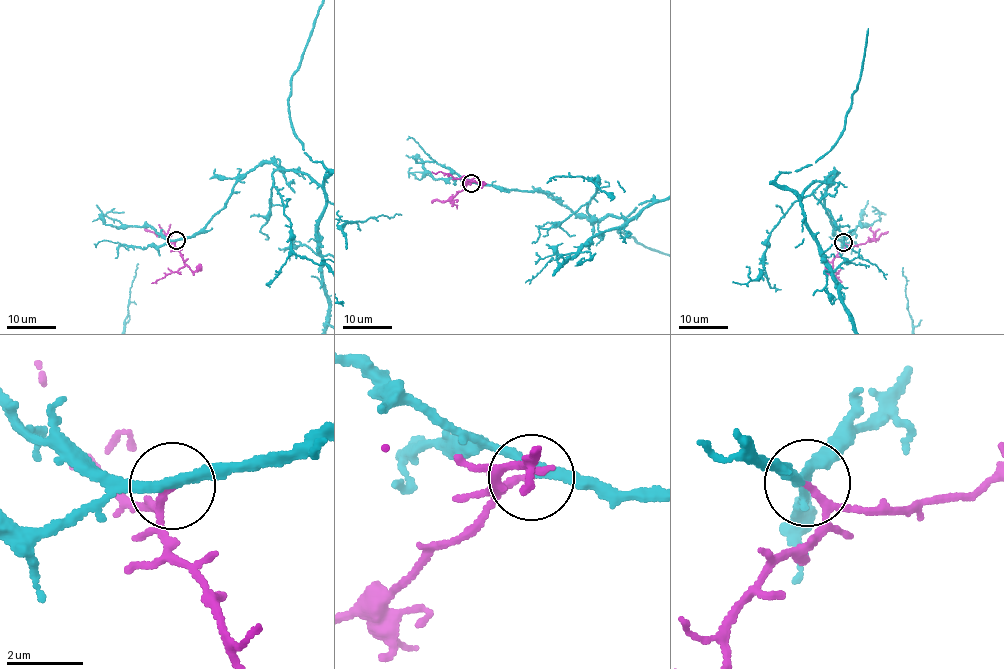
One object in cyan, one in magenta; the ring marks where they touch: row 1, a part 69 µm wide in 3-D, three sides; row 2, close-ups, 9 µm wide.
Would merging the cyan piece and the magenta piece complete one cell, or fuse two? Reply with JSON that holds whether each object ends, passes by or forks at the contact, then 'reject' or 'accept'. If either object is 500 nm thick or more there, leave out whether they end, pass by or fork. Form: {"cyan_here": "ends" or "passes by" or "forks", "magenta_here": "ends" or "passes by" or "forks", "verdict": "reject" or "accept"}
{"cyan_here": "passes by", "magenta_here": "passes by", "verdict": "accept"}

